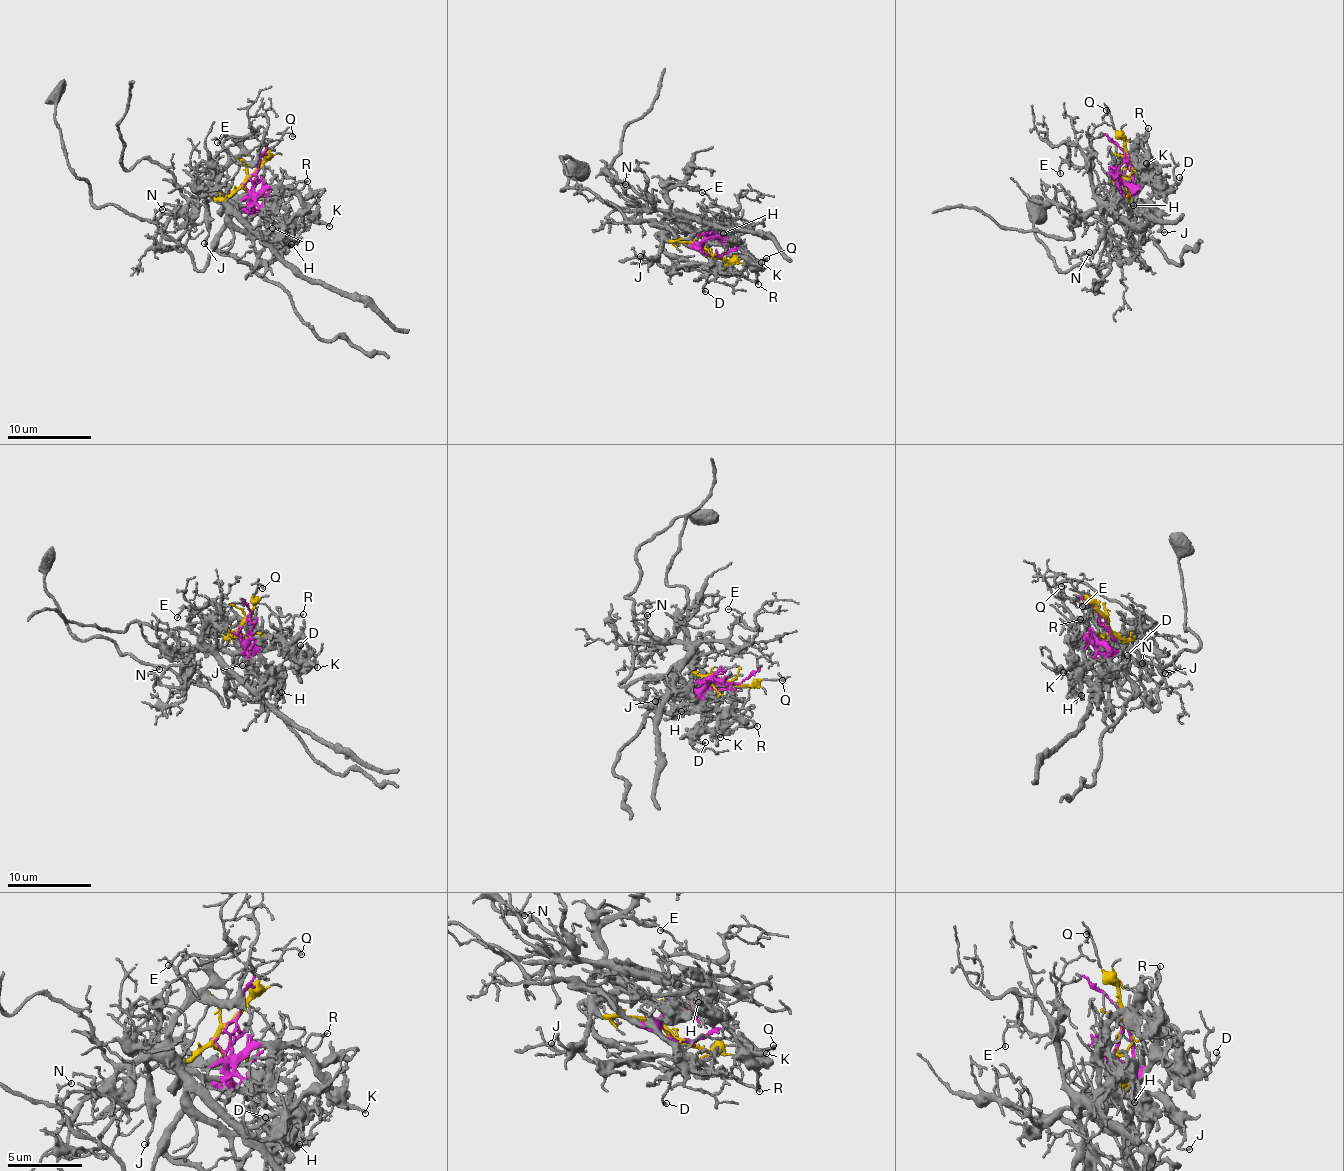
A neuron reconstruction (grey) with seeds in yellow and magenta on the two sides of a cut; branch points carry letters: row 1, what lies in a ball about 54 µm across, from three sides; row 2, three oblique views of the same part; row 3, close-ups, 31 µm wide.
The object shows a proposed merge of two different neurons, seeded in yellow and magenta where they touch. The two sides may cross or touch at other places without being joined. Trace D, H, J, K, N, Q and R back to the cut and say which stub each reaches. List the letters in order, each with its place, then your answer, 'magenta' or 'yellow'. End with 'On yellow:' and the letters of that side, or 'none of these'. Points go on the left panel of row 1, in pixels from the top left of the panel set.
D: place (272, 228); magenta
H: place (291, 244); magenta
J: place (204, 243); yellow
K: place (329, 226); magenta
N: place (162, 209); yellow
Q: place (292, 136); yellow
R: place (307, 181); magenta
On yellow: J, N, Q

